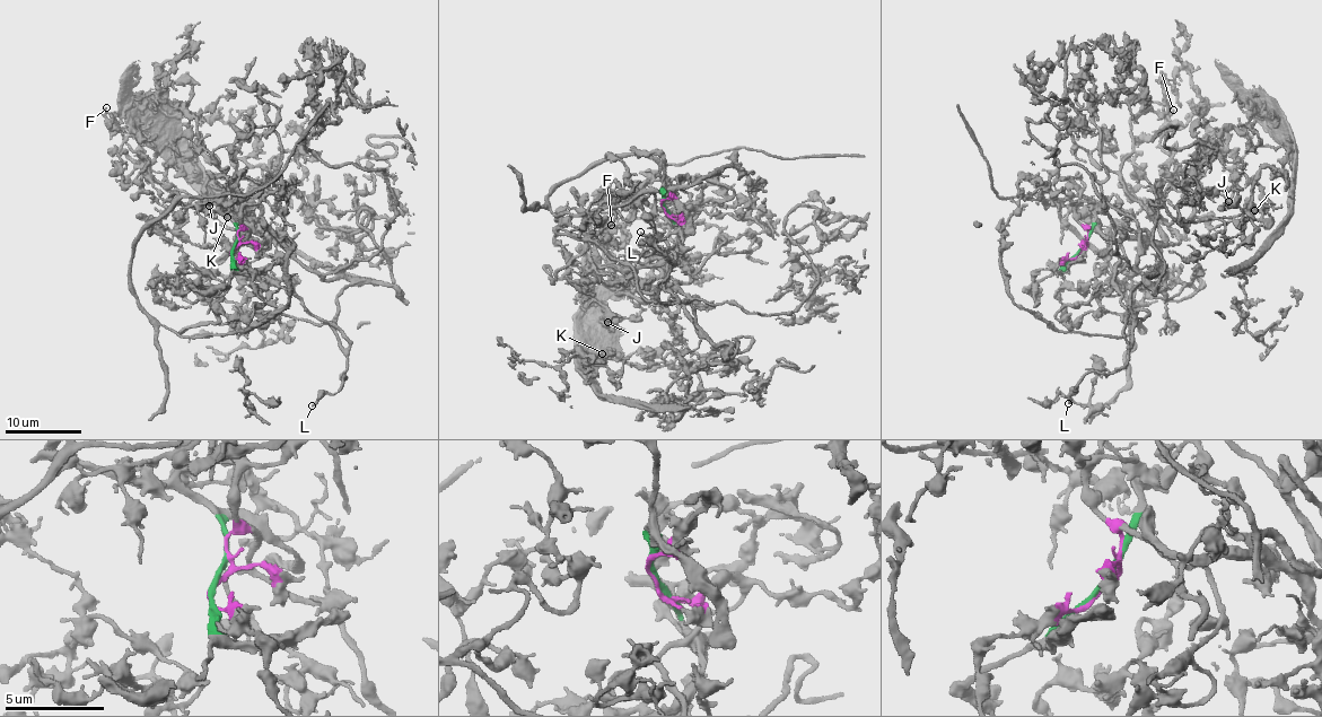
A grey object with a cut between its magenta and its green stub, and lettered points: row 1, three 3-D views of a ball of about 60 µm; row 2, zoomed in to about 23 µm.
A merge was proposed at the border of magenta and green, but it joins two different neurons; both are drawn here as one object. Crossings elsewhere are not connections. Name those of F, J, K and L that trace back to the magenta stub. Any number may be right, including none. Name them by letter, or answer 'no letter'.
F, J, K, L

